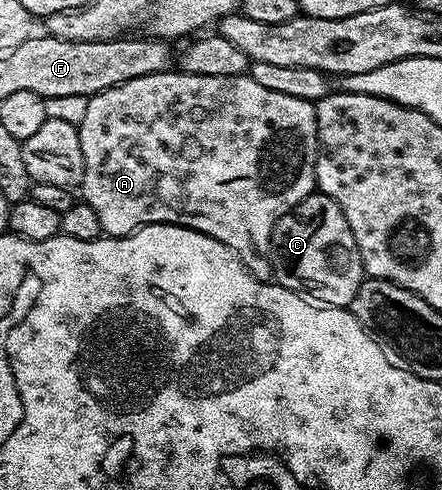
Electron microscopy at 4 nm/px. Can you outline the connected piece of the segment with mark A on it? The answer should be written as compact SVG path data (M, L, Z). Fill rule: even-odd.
M171 69L152 73L148 77L136 77L132 81L124 81L124 85L116 85L98 95L91 95L85 100L86 108L82 111L82 123L77 124L80 137L80 149L84 153L84 177L80 184L81 198L100 217L102 230L107 236L117 237L122 231L130 230L135 223L149 222L156 219L159 223L196 229L232 249L239 261L254 274L257 279L269 280L272 275L270 266L270 238L274 226L304 197L315 194L314 166L318 156L318 126L314 116L314 103L309 99L288 97L288 93L272 93L272 89L264 89L264 85L256 85L249 74L236 77L204 77L189 75L181 69Z

